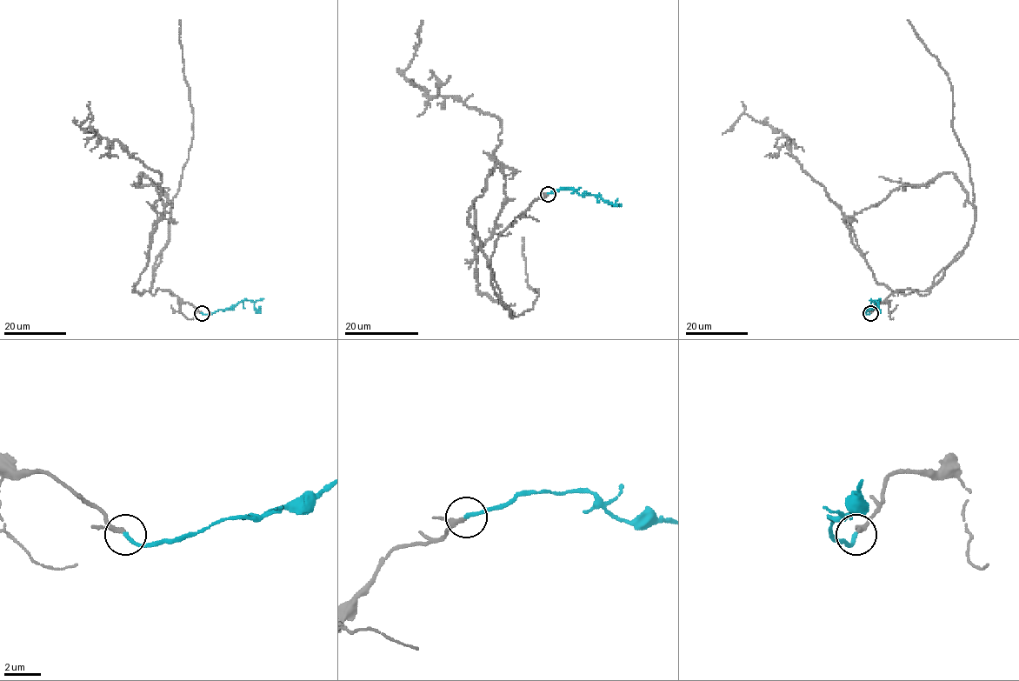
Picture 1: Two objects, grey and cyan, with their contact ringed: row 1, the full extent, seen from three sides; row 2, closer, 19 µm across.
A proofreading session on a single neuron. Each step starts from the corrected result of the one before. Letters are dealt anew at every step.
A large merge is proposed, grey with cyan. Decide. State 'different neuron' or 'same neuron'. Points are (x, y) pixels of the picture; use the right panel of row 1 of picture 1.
same neuron

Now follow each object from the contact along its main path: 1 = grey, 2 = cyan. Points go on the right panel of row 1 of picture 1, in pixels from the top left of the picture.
1: (869, 312), (897, 290), (930, 289), (902, 294), (878, 283), (841, 209), (781, 130), (743, 113), (722, 134)
2: (869, 313), (866, 313), (866, 310), (870, 308), (871, 301), (876, 301), (878, 310), (875, 306)

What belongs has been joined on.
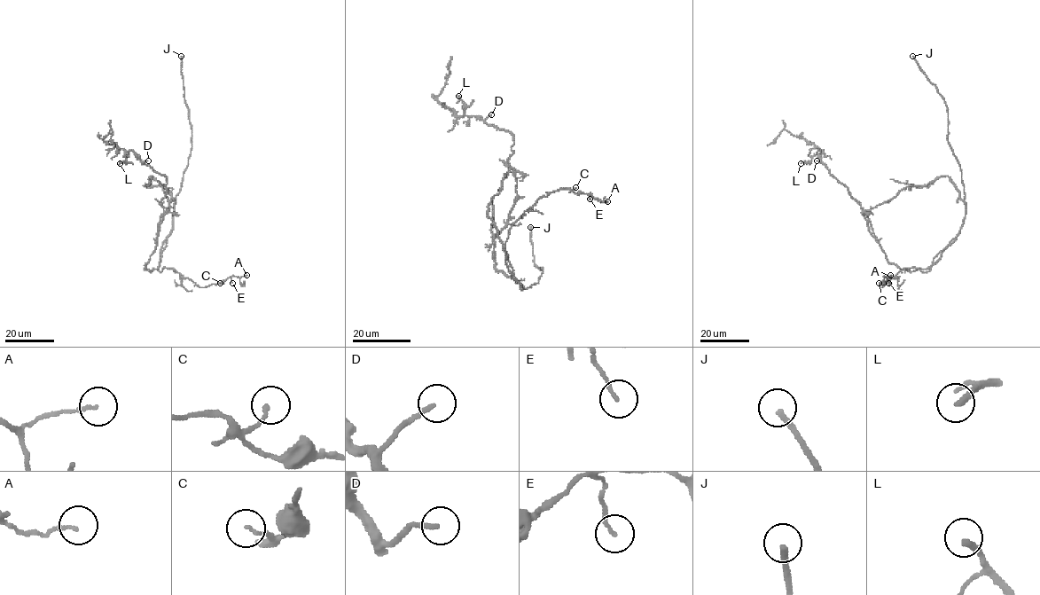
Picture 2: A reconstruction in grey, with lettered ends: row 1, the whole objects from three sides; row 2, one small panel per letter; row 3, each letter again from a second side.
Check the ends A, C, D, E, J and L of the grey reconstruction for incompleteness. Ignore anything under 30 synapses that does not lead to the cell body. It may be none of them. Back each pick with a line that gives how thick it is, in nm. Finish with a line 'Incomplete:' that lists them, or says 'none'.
D: 170 nm
J: 220 nm
L: 240 nm
Incomplete: D, J, L

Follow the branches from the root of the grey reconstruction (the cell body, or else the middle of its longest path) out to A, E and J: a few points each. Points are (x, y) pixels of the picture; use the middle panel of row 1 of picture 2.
A: (506, 225), (493, 238), (495, 265), (523, 289), (503, 248), (524, 213), (559, 189), (607, 201)
E: (506, 225), (493, 238), (495, 265), (523, 289), (503, 248), (511, 226), (539, 198), (559, 189), (590, 199)
J: (506, 225), (493, 238), (495, 265), (524, 288), (536, 284), (543, 272), (543, 269), (534, 262), (530, 227)

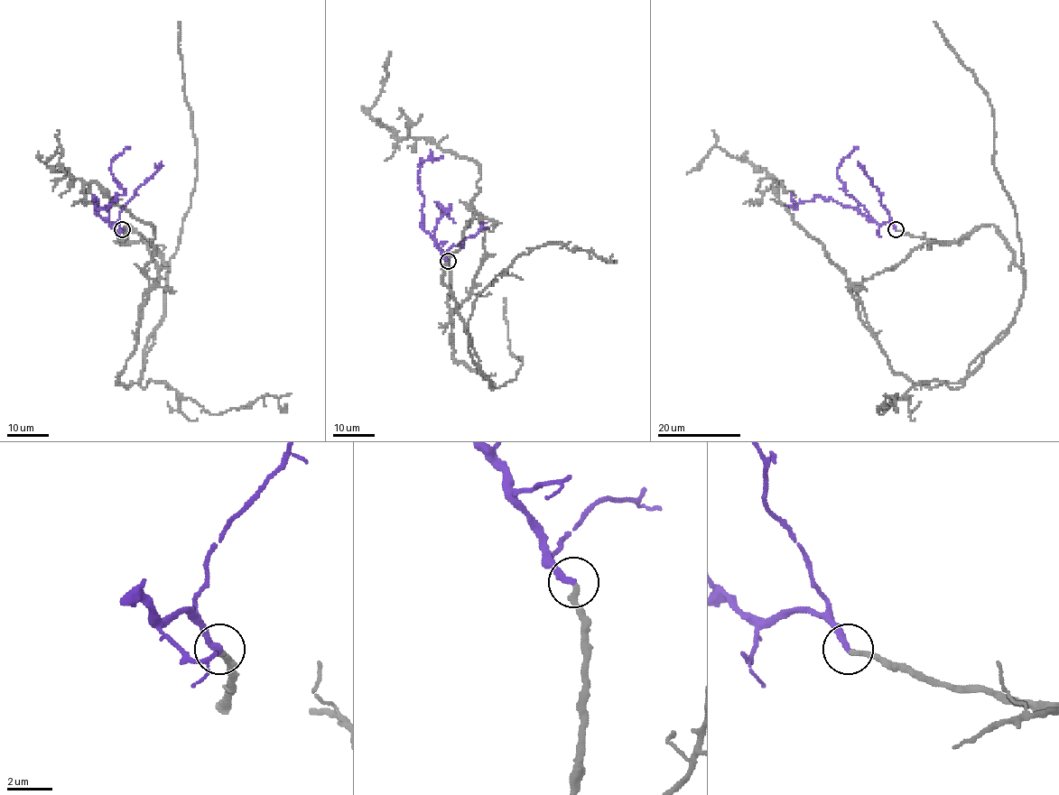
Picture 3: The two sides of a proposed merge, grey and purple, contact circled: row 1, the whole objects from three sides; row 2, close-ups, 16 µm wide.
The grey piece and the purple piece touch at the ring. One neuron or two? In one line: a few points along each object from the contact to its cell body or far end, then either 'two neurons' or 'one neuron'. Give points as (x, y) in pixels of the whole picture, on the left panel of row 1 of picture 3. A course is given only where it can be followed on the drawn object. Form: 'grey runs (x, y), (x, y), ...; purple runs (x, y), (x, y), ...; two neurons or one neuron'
grey runs (122, 230), (124, 244), (128, 225), (168, 268), (142, 387), (163, 381), (211, 414), (263, 396), (286, 403); purple runs (122, 230), (96, 212), (99, 201), (94, 197), (92, 200), (97, 207), (106, 207), (118, 192); one neuron

